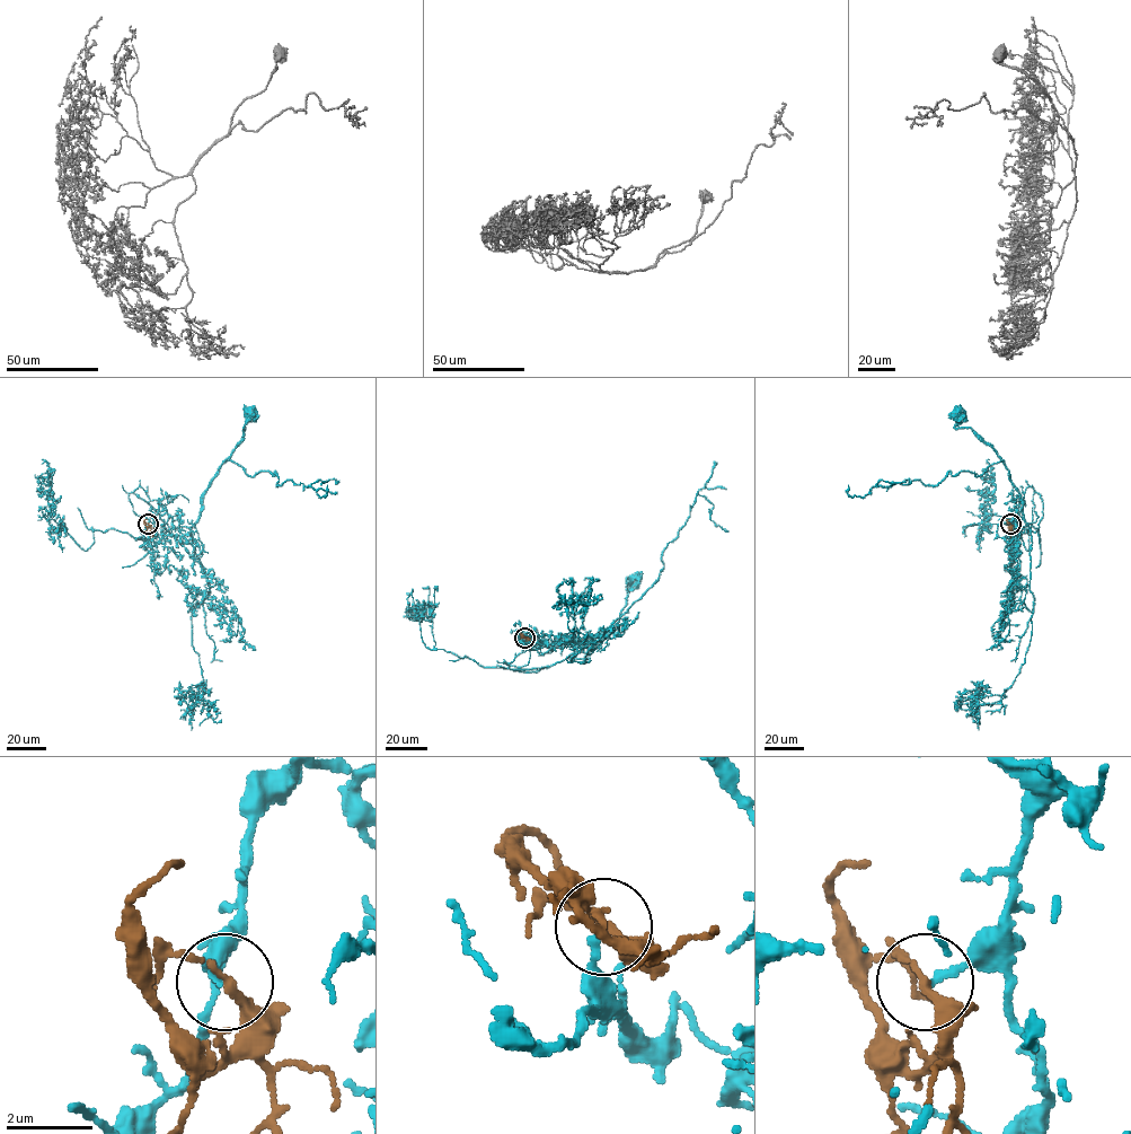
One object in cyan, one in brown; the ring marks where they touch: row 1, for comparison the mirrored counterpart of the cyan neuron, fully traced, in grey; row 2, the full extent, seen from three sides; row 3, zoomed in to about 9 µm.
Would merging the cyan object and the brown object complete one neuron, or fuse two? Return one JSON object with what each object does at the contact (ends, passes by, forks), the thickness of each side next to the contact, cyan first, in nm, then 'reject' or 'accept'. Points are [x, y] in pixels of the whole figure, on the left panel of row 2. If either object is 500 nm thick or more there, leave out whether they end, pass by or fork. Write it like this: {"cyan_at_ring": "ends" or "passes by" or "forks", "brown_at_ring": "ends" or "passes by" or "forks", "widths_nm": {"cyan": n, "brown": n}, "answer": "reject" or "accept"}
{"cyan_at_ring": "ends", "brown_at_ring": "passes by", "widths_nm": {"cyan": 170, "brown": 180}, "answer": "accept"}

